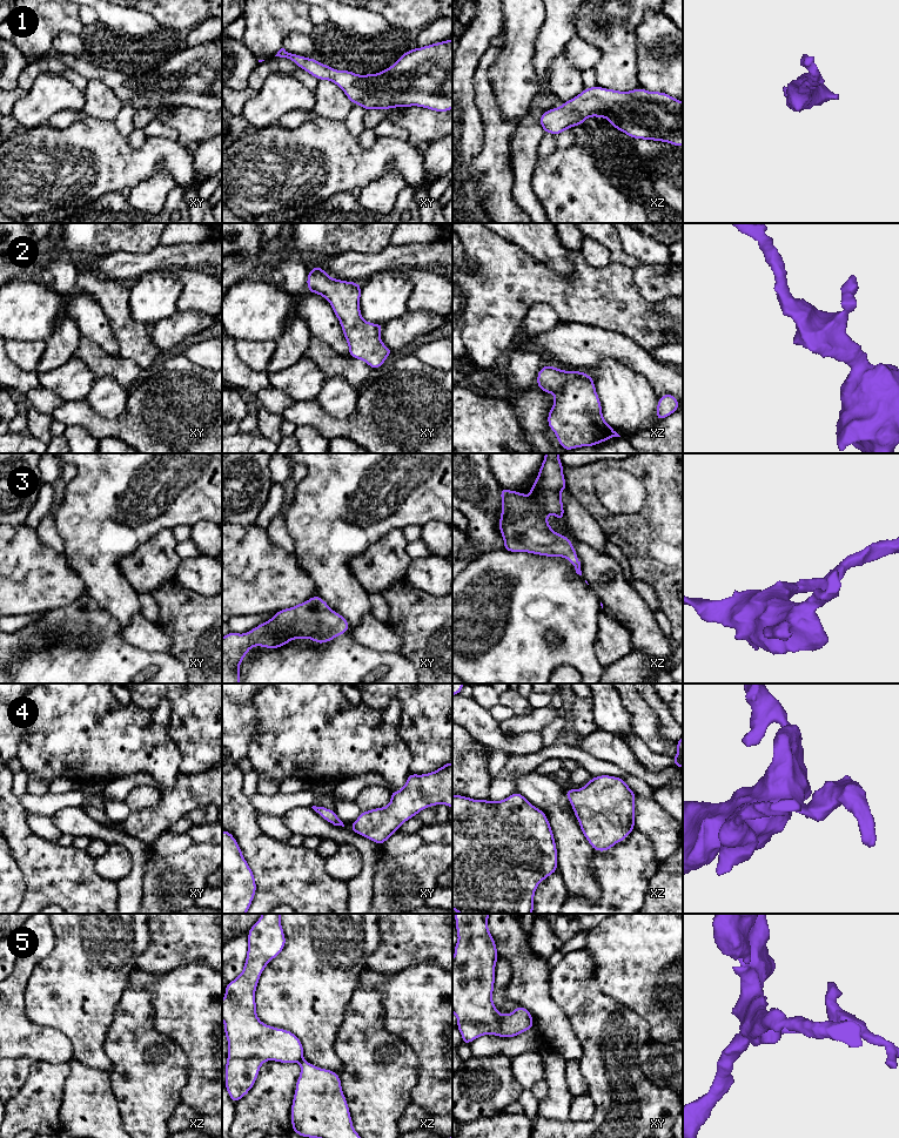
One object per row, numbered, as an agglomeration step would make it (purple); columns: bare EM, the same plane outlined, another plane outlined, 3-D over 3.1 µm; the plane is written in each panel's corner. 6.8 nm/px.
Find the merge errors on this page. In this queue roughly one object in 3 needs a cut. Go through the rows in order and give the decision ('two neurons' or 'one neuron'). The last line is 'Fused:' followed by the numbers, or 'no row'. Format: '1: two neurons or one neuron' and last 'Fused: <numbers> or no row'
1: one neuron
2: one neuron
3: one neuron
4: one neuron
5: two neurons
Fused: 5

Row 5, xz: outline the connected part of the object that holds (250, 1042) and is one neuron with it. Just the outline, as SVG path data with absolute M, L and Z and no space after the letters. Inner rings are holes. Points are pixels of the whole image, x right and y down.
M262 914L248 931L248 950L242 972L226 984L226 995L222 999L224 1036L228 1039L224 1085L234 1103L244 1097L254 1086L262 1063L270 1059L279 1063L303 1060L302 1042L291 1031L267 1025L256 1015L255 991L260 976L267 964L284 949L284 945L286 936L281 925L281 914Z

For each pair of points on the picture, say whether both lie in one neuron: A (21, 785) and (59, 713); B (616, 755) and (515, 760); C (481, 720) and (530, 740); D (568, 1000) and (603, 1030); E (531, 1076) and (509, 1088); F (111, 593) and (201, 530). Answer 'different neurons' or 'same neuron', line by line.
A: different neurons
B: different neurons
C: same neuron
D: same neuron
E: different neurons
F: different neurons

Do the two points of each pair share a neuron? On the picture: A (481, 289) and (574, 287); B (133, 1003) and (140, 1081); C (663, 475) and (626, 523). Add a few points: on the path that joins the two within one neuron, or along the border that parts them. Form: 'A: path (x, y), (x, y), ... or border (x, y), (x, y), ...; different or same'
A: path (504, 287), (550, 287); same
B: path (134, 1022), (138, 1028), (140, 1062); same
C: path (663, 489), (663, 497), (641, 519); same

